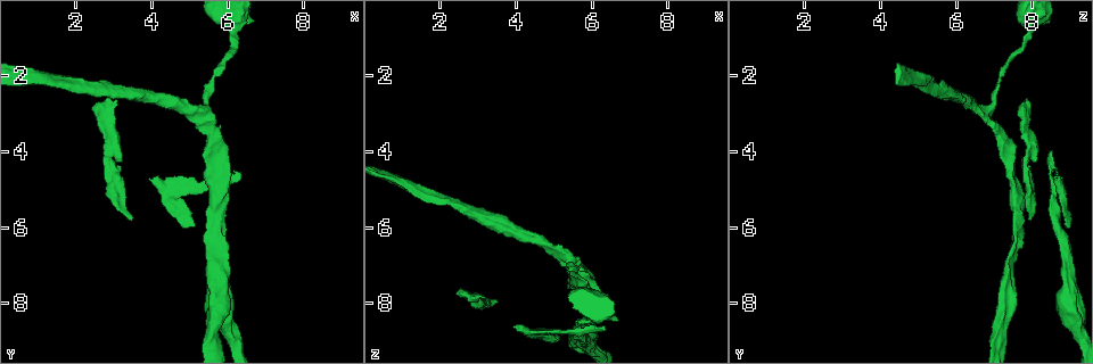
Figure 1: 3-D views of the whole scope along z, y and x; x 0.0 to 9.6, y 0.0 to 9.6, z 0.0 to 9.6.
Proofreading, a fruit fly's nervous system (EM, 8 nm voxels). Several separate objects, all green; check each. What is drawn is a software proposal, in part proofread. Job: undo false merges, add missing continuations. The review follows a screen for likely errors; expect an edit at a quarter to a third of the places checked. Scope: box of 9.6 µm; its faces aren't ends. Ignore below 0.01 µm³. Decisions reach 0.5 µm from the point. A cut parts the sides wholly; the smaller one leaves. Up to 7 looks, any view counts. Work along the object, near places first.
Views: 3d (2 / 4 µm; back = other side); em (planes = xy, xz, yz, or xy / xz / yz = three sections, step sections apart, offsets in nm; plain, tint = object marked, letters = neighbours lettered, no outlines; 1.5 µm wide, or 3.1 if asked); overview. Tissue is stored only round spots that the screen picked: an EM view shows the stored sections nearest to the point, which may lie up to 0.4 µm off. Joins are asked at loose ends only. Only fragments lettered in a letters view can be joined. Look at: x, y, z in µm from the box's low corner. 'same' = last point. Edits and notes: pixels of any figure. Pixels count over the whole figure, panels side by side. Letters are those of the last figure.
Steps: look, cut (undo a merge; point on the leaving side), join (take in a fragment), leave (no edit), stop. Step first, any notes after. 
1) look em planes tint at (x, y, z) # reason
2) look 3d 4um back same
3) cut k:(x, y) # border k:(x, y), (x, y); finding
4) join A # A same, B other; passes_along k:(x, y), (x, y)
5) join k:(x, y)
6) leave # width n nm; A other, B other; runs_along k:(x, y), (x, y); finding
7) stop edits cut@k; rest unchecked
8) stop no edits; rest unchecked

look em xz step 4 letters at (2.90, 2.65, 7.85) # an open end

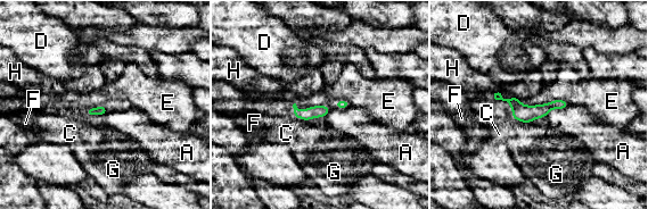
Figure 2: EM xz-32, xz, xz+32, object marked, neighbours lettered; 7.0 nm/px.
look em planes letters same

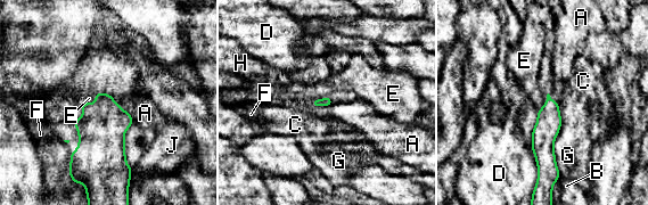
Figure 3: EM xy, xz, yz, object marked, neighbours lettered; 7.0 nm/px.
leave # A other, B other, C other, D other, E other, F other, G other, H other, J other; runs_along 3:(549, 101), (541, 167); no lettered fragment goes on from it

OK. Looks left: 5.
look em yz step 4 letters at (4.75, 6.00, 9.00) # branch stops here

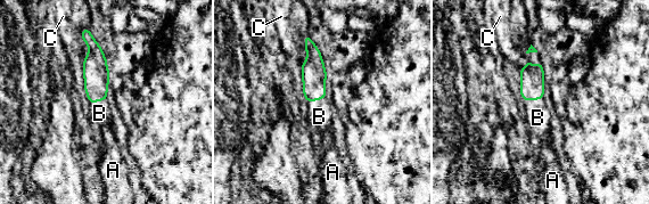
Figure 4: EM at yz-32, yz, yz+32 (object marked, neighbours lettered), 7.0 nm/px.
join 4:(537, 117) # A other, B same, C other; passes_along 4:(532, 87), (533, 99), (537, 117); it goes on there

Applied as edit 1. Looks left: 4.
stop edits join@4; rest unchecked

